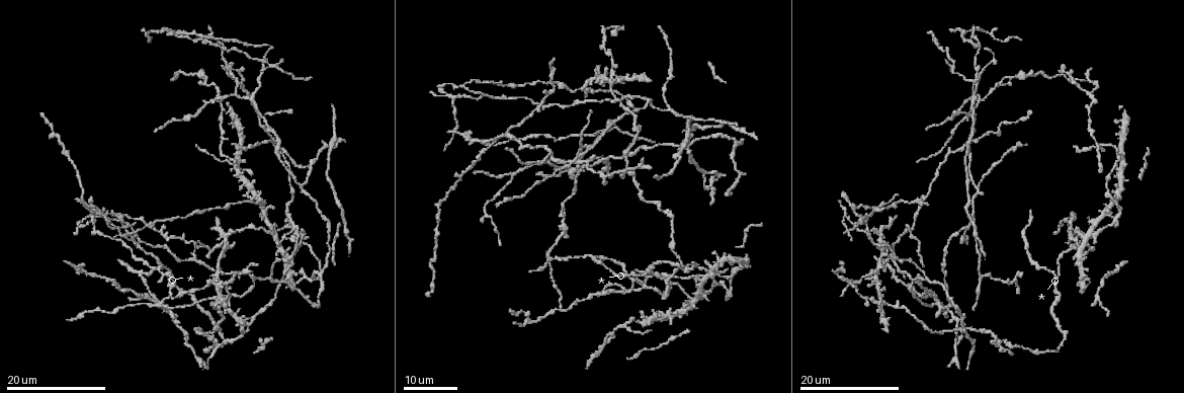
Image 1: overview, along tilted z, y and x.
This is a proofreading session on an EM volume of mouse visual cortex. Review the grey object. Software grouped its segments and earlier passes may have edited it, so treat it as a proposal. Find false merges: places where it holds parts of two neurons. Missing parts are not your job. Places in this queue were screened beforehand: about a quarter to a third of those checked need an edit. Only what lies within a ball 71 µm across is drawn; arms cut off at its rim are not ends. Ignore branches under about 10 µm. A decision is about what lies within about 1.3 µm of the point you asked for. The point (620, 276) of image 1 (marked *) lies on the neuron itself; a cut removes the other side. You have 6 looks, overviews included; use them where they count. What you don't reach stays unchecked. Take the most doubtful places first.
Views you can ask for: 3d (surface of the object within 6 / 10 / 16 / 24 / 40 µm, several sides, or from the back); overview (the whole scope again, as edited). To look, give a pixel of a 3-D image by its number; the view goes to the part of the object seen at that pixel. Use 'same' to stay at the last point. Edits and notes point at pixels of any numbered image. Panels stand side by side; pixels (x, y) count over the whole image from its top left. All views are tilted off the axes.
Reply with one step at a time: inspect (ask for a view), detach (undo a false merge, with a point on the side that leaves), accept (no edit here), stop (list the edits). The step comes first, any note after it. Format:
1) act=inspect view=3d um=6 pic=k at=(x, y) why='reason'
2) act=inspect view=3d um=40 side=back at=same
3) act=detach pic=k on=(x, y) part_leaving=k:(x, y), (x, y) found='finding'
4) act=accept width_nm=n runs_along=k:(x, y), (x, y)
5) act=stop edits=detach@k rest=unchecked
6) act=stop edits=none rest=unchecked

act=inspect view=3d um=16 pic=1 at=(158, 301)

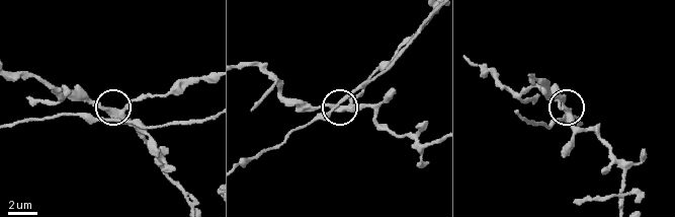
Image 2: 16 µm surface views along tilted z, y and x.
act=inspect view=3d um=6 pic=2 at=(109, 111)

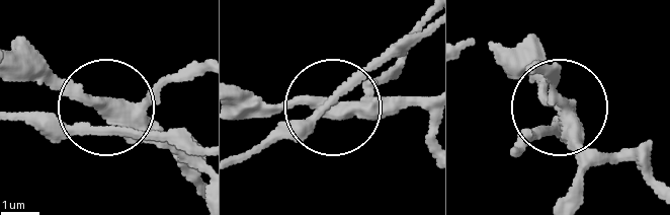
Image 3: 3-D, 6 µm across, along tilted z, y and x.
act=accept runs_along=3:(650, 175), (569, 139), (531, 50) found='continuous, no second neuron'

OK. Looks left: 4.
act=inspect view=3d um=16 pic=1 at=(269, 276) why='two arms in line, one across'

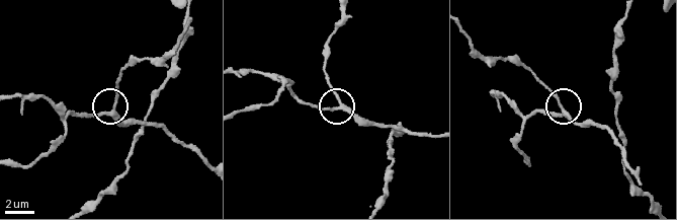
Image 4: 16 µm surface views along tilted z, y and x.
act=inspect view=3d um=6 pic=4 at=(339, 104)

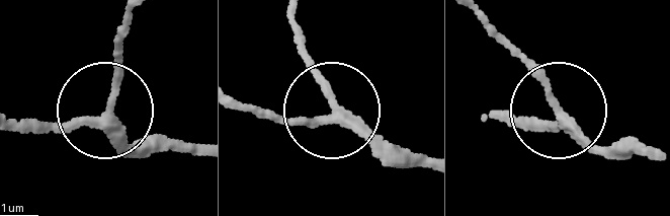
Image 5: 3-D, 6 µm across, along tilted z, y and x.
act=inspect view=3d um=6 side=back pic=5 at=(334, 110)

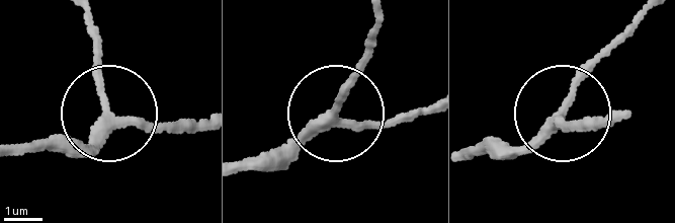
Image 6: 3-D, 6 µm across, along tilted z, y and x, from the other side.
act=accept arms=3 runs_along=6:(432, 105), (367, 128), (338, 121), (369, 31) found='continuous, no second neuron'

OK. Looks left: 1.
act=stop edits=none rest=unchecked

